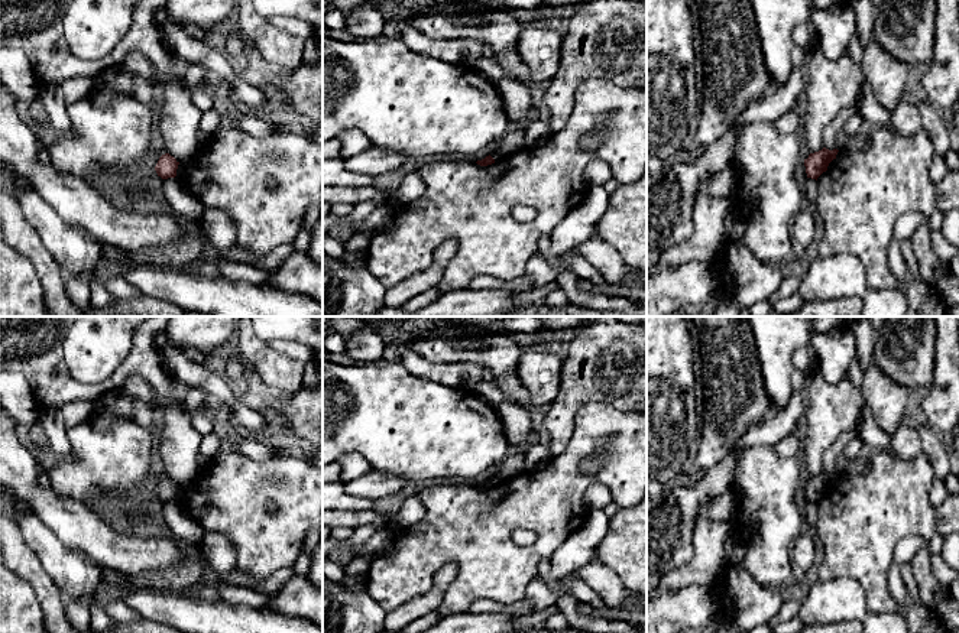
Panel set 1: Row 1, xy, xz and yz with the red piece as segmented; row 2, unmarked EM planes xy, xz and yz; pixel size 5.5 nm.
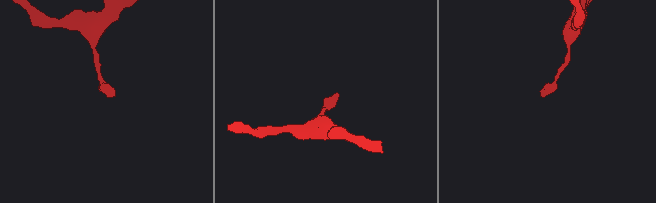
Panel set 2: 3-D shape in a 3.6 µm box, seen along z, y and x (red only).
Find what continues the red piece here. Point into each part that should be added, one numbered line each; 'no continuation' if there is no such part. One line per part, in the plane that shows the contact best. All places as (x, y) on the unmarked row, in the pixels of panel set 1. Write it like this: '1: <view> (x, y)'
no continuation

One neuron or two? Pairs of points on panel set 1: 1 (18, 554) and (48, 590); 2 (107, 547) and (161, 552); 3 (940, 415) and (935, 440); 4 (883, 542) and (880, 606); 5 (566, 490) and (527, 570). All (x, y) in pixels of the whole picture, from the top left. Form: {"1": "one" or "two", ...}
{"1": "one", "2": "one", "3": "two", "4": "one", "5": "one"}

